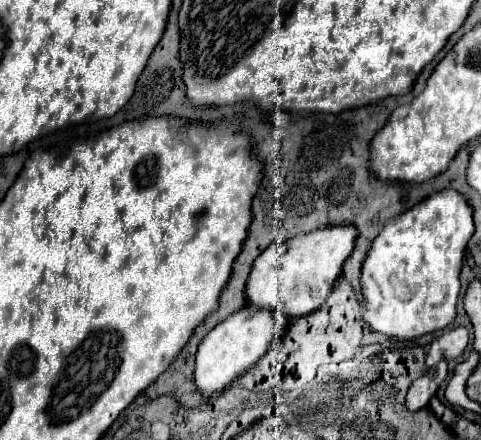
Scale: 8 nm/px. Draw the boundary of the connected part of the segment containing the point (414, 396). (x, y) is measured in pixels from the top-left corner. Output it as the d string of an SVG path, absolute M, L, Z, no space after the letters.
M444 359L438 365L434 365L432 369L426 369L424 375L410 385L408 395L406 395L406 407L410 411L428 407L430 397L436 393L436 389L446 379L446 375L448 375L448 363Z

